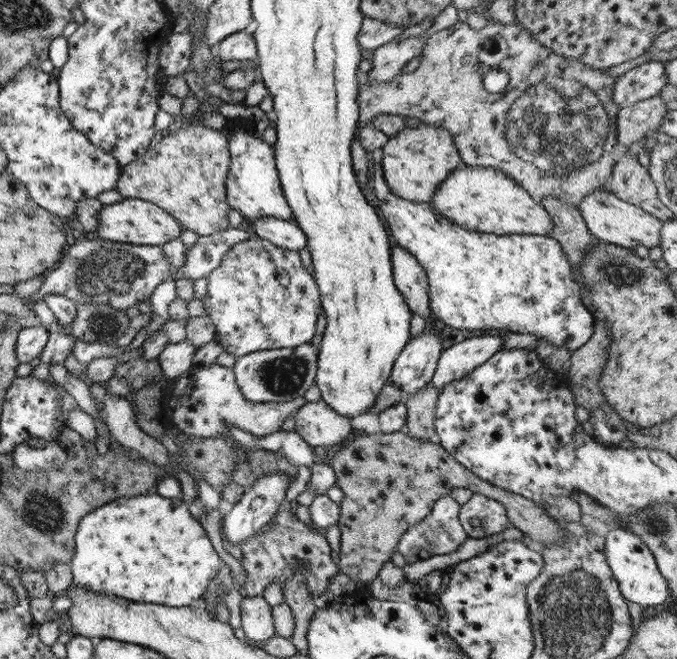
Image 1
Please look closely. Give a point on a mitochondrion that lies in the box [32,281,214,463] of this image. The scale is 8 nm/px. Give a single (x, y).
(103, 322)

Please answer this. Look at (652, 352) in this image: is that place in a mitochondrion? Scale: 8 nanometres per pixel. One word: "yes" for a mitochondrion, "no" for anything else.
no

